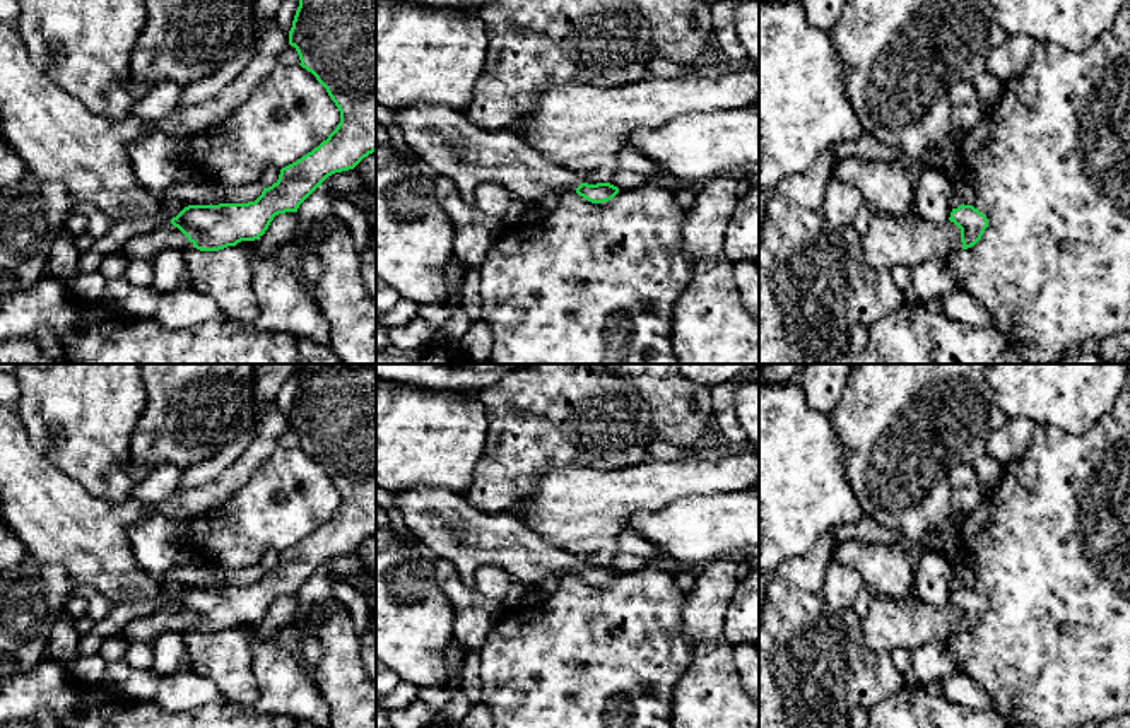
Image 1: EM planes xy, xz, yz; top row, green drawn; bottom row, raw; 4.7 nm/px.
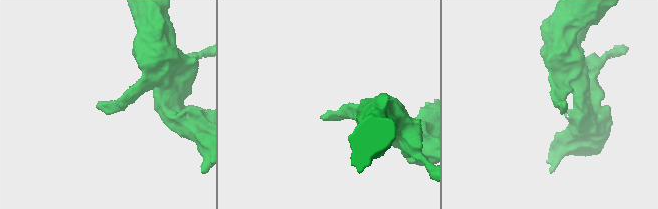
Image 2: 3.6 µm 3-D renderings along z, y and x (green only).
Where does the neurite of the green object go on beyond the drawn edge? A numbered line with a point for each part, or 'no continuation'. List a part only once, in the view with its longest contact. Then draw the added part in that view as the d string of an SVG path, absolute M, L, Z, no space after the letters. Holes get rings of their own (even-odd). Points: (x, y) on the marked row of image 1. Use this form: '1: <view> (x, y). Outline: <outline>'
1: xy (146, 246). Outline: M162 224L149 232L128 239L120 253L128 260L140 258L154 261L154 258L168 248L185 251L193 248L193 243L190 243L188 238L173 224Z

